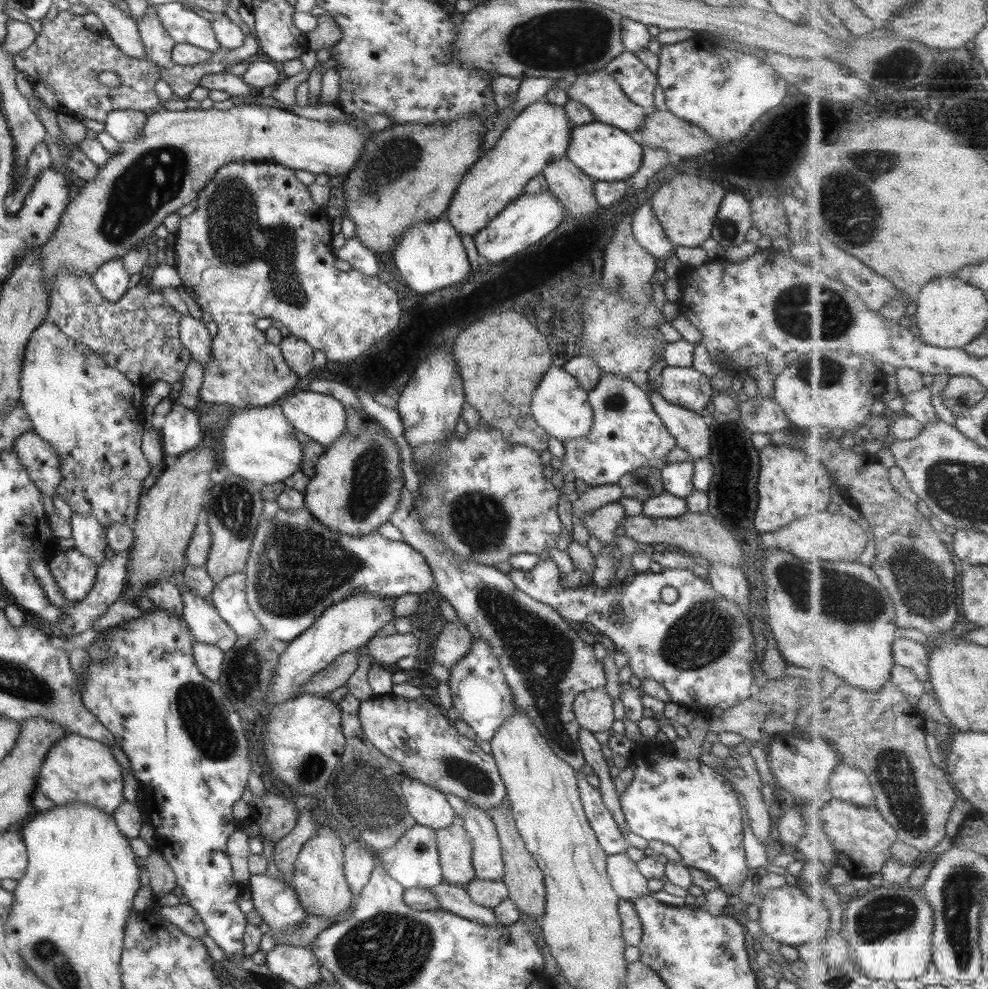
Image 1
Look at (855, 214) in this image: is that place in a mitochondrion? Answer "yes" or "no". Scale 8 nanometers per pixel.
yes

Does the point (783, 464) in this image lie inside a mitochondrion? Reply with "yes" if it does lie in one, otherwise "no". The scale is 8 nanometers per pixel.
no

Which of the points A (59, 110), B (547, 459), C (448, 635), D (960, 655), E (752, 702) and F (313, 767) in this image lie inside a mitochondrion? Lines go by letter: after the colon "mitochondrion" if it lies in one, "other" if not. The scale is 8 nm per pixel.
A: other
B: other
C: other
D: other
E: other
F: mitochondrion

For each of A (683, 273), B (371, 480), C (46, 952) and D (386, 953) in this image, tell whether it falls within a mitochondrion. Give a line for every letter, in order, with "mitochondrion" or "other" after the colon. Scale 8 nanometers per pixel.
A: other
B: mitochondrion
C: mitochondrion
D: mitochondrion

